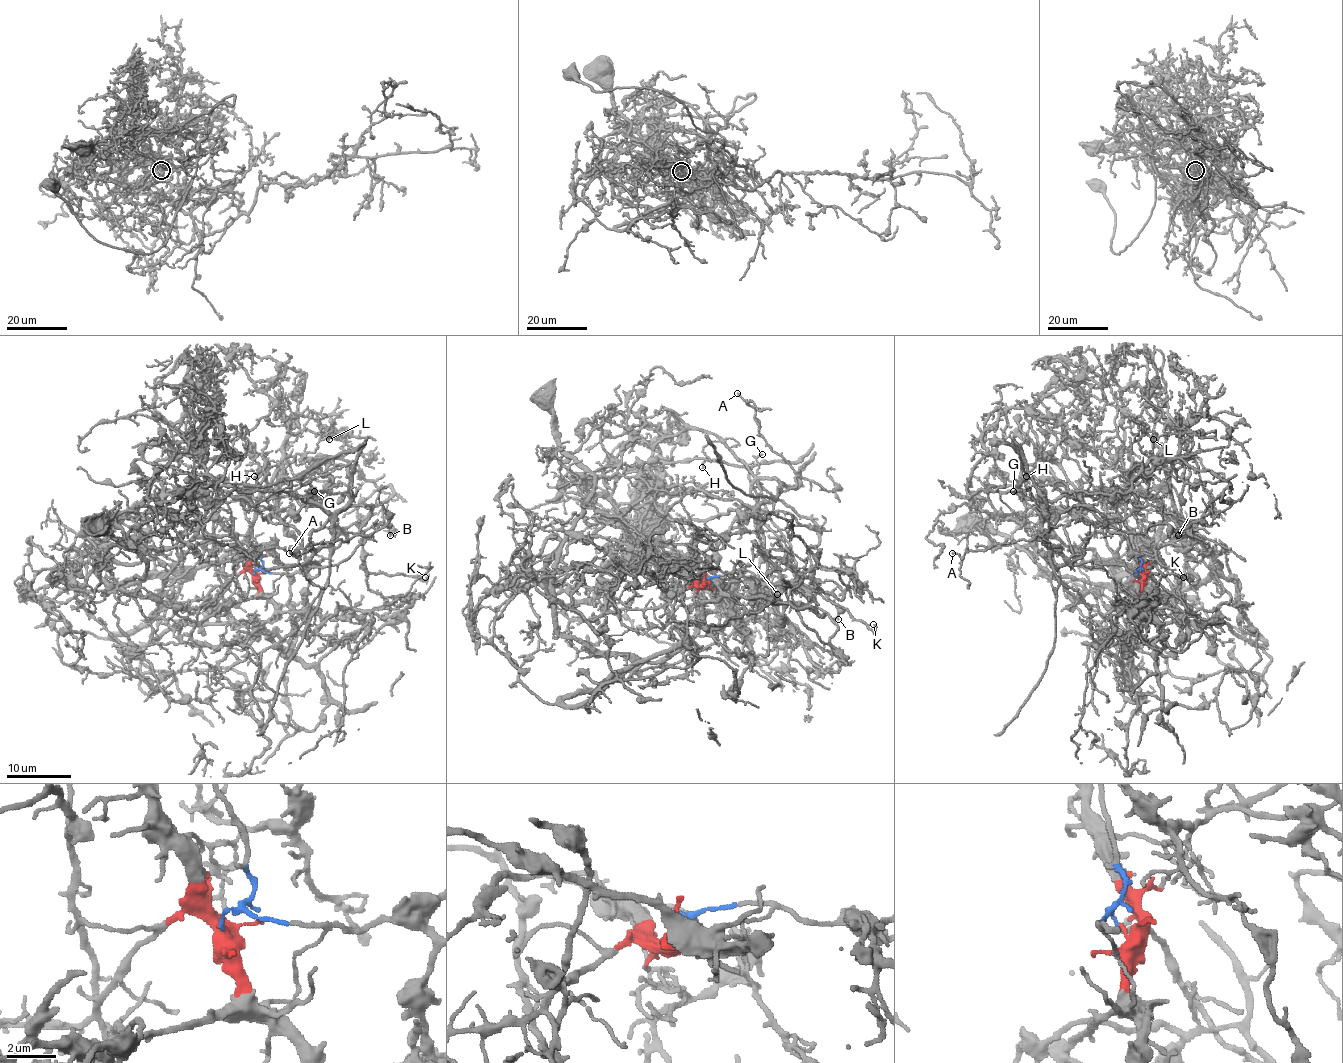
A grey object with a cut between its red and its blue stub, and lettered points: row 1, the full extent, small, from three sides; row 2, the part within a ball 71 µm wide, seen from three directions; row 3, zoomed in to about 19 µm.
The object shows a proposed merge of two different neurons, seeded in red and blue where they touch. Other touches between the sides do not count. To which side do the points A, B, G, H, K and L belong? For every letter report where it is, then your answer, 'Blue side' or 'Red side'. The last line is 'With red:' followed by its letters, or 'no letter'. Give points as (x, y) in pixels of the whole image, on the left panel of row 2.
A: Place: (289, 553). Blue side
B: Place: (390, 535). Blue side
G: Place: (314, 491). Blue side
H: Place: (254, 476). Blue side
K: Place: (425, 577). Blue side
L: Place: (329, 439). Red side
With red: L

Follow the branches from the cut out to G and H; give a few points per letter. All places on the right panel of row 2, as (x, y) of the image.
G: (1139, 573), (1118, 564), (1071, 563), (1046, 539), (1038, 502), (1028, 490), (1013, 490)
H: (1139, 573), (1071, 563), (1046, 539), (1038, 511), (1038, 502), (1055, 500), (1067, 485), (1018, 485), (1026, 476)

